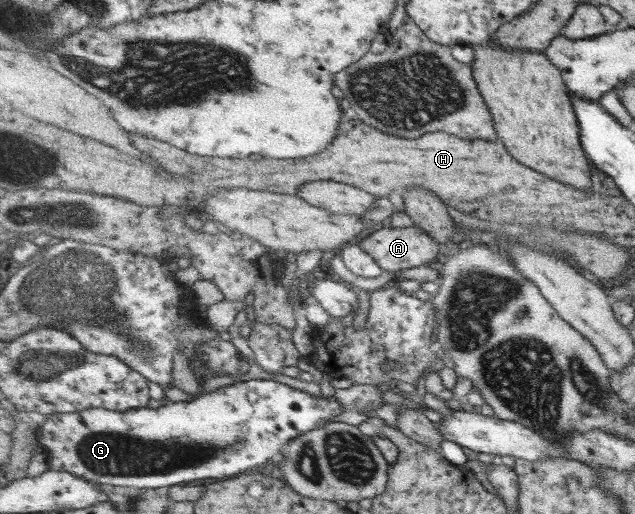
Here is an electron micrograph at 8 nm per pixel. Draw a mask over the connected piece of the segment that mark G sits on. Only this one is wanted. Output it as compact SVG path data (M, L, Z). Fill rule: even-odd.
M253 379L244 382L237 382L231 386L219 388L213 392L203 394L194 400L184 399L182 402L169 402L159 408L143 407L139 409L131 409L129 412L111 410L105 408L91 408L82 412L65 413L61 415L54 413L48 417L48 420L40 427L39 443L44 447L46 452L52 459L52 465L55 469L62 472L71 472L79 477L88 479L92 482L107 483L117 485L117 487L130 487L140 489L167 489L169 487L181 485L181 483L191 483L191 481L201 481L201 479L227 479L230 476L239 476L243 472L250 469L259 469L263 464L271 462L273 459L280 457L281 453L285 451L289 441L295 440L295 437L317 429L319 423L325 423L327 419L341 415L346 407L339 401L336 396L334 400L327 400L322 396L321 399L310 395L305 391L290 387L285 383L267 379Z

